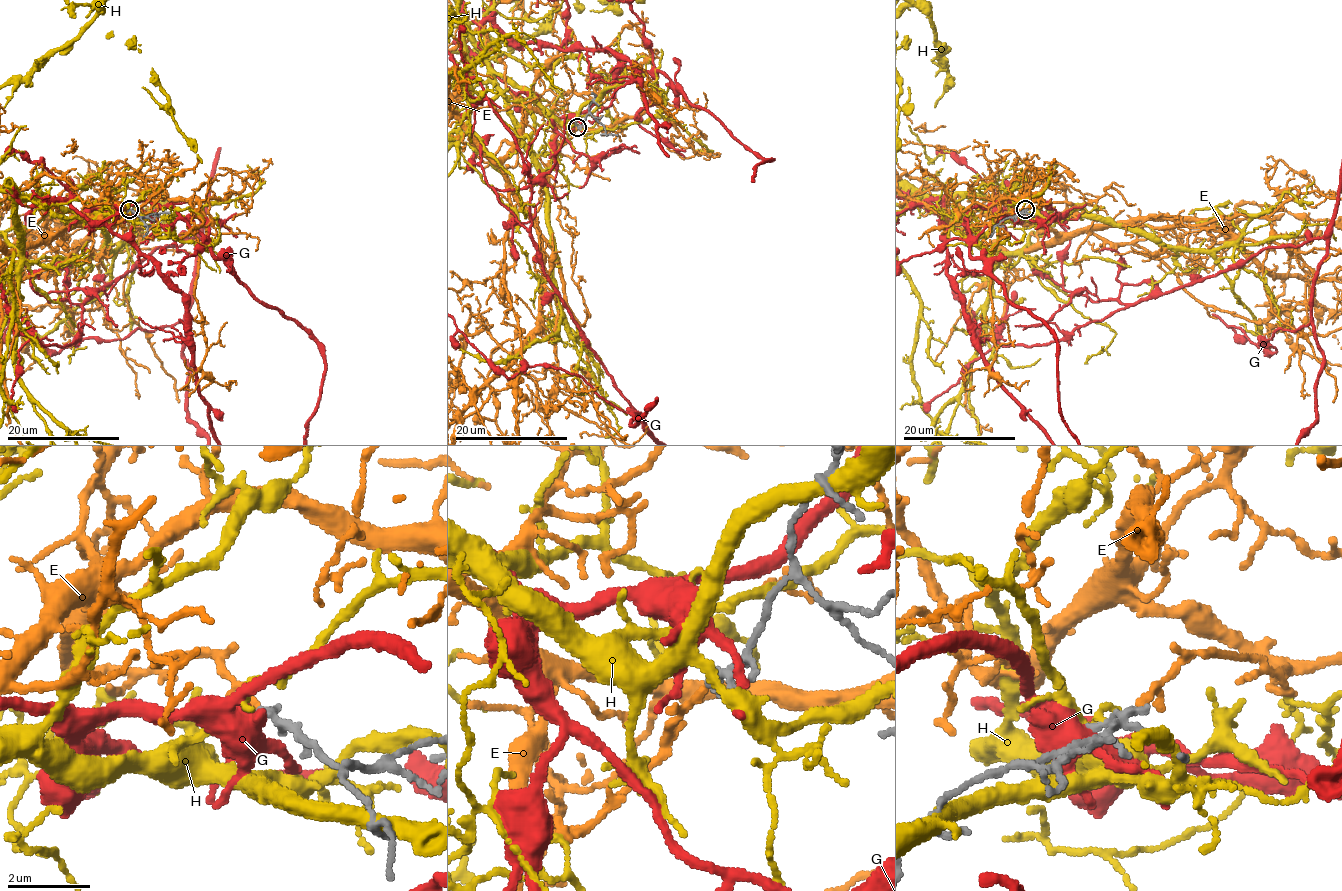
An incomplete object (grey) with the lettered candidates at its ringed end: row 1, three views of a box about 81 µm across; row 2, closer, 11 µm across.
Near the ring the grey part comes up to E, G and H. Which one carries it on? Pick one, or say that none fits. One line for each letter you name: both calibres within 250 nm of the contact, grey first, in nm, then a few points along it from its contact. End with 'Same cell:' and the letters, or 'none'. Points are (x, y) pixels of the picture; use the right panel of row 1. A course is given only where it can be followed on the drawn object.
E: calibres 180 and 130 nm
Same cell: E

